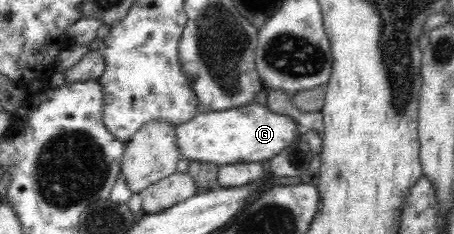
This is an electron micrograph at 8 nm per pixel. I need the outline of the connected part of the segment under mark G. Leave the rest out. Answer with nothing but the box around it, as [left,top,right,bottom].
[176,101,300,167]

